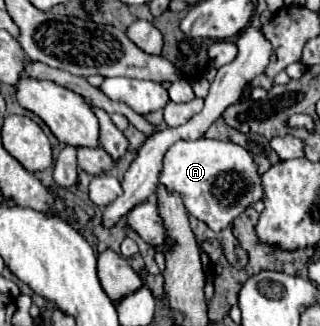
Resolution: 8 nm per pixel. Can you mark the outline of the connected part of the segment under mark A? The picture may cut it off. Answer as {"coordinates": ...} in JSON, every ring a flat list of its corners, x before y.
{"coordinates":[[181,140,163,156,159,184,169,192,177,192,189,216,205,222,211,230,229,228,231,222,253,202,263,200,261,176,249,152,233,142,223,140]]}

